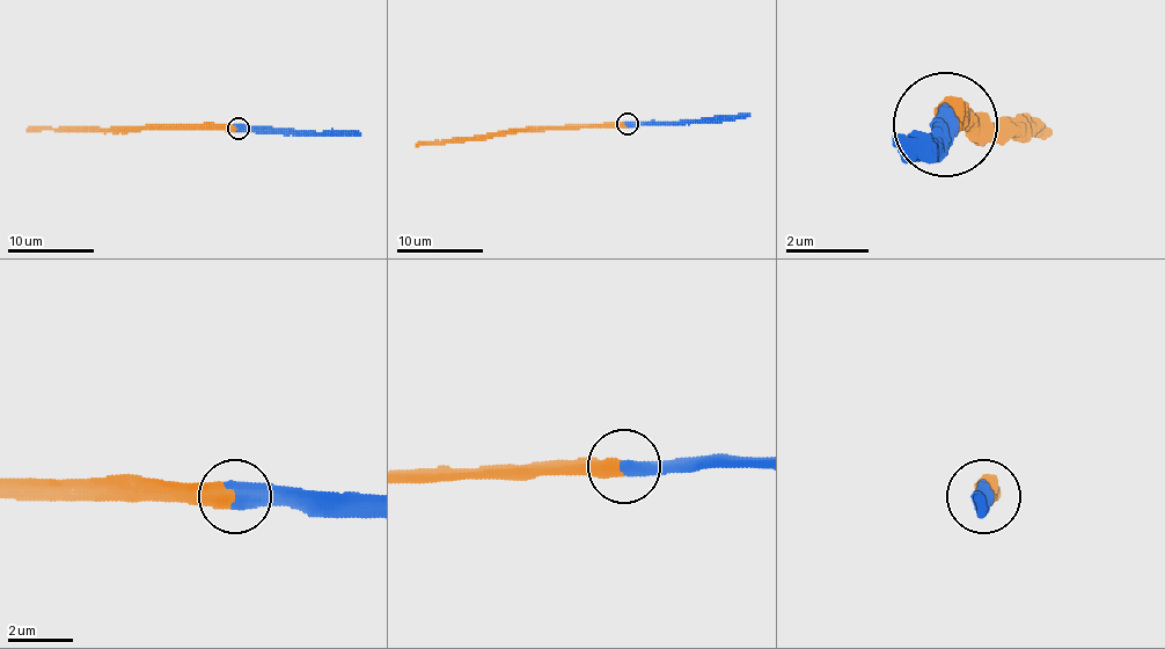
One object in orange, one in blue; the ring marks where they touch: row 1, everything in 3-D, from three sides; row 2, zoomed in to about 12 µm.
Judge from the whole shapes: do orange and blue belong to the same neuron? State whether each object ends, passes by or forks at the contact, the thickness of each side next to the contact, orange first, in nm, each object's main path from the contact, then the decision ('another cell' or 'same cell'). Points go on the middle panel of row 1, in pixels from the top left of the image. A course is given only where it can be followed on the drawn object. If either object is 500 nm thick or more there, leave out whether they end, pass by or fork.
calibres 500 and 550 nm; course orange (628, 124), (508, 129), (488, 136), (420, 141), (416, 146); course blue (628, 124), (734, 121), (749, 114); same cell

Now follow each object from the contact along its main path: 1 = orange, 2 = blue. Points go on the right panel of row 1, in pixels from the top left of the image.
1: (947, 126), (1031, 126), (1052, 137)
2: (947, 126), (927, 147), (895, 147)

